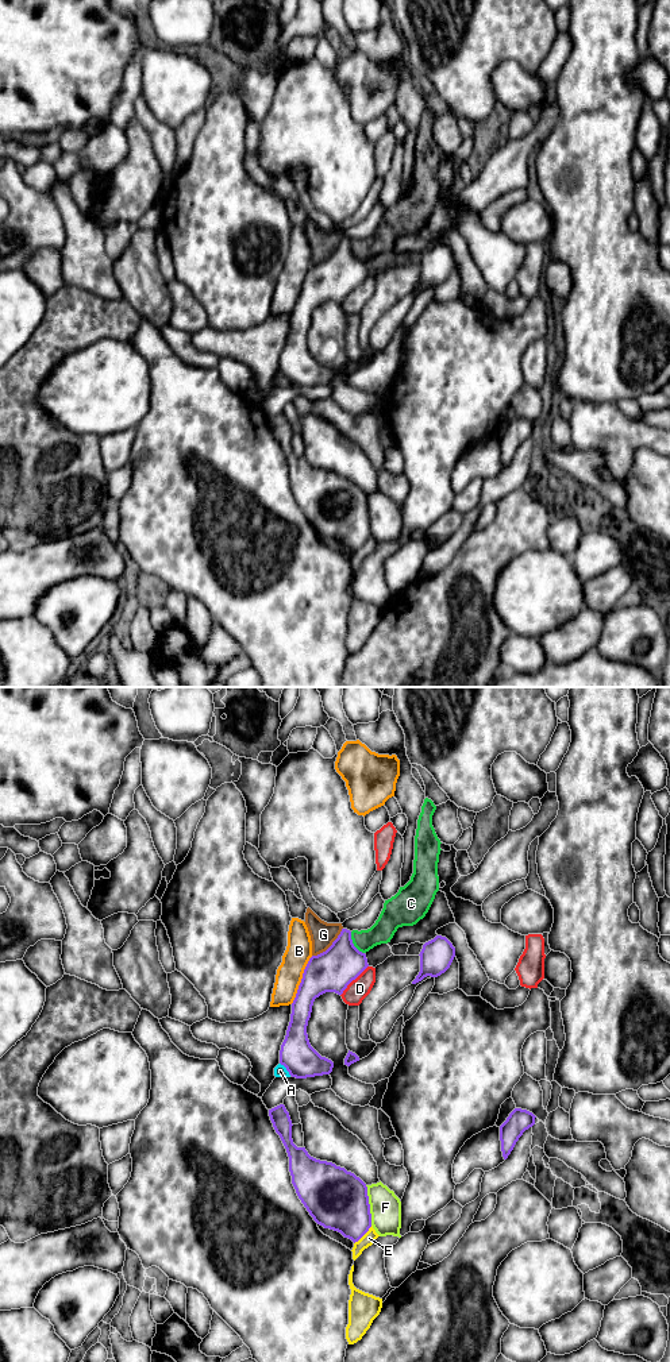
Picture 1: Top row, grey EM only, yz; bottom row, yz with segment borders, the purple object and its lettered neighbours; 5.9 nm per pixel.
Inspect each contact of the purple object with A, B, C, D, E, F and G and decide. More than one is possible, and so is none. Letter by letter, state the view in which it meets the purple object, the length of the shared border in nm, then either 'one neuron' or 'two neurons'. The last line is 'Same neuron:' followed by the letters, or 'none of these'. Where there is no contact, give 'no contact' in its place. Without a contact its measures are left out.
A: contact in yz; length 100 nm; two neurons
B: contact in yz; length 320 nm; two neurons
C: contact in yz; length 160 nm; two neurons
D: contact in yz; length 240 nm; two neurons
E: contact in yz; length 160 nm; two neurons
F: contact in yz; length 240 nm; two neurons
G: contact in yz; length 260 nm; two neurons
Same neuron: none of these

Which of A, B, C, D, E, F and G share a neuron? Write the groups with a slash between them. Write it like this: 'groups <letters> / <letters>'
groups A C / B / D / E / F / G

